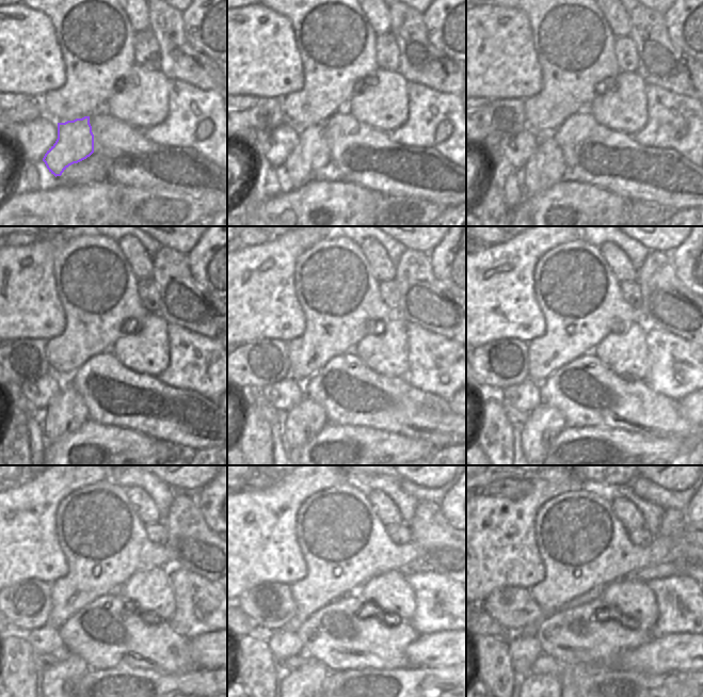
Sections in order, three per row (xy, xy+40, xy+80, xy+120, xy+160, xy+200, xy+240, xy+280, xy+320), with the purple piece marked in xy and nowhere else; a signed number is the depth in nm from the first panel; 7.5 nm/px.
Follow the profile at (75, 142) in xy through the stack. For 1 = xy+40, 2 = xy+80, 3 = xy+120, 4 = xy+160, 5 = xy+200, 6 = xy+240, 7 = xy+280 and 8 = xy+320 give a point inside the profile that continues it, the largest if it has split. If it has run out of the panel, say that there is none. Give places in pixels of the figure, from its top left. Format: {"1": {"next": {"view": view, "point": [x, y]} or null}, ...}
{"1": {"next": {"view": "xy+40", "point": [310, 159]}}, "2": {"next": {"view": "xy+80", "point": [546, 167]}}, "3": {"next": {"view": "xy+120", "point": [67, 412]}}, "4": {"next": {"view": "xy+160", "point": [303, 422]}}, "5": {"next": {"view": "xy+200", "point": [544, 423]}}, "6": {"next": {"view": "xy+240", "point": [61, 681]}}, "7": {"next": {"view": "xy+280", "point": [305, 682]}}, "8": {"next": {"view": "xy+320", "point": [534, 682]}}}

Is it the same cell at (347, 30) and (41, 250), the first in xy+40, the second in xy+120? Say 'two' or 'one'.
two

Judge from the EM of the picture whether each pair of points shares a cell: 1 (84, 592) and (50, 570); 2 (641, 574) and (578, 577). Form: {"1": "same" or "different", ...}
{"1": "different", "2": "different"}

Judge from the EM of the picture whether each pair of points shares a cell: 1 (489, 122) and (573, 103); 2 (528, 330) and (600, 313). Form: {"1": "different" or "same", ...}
{"1": "different", "2": "different"}

